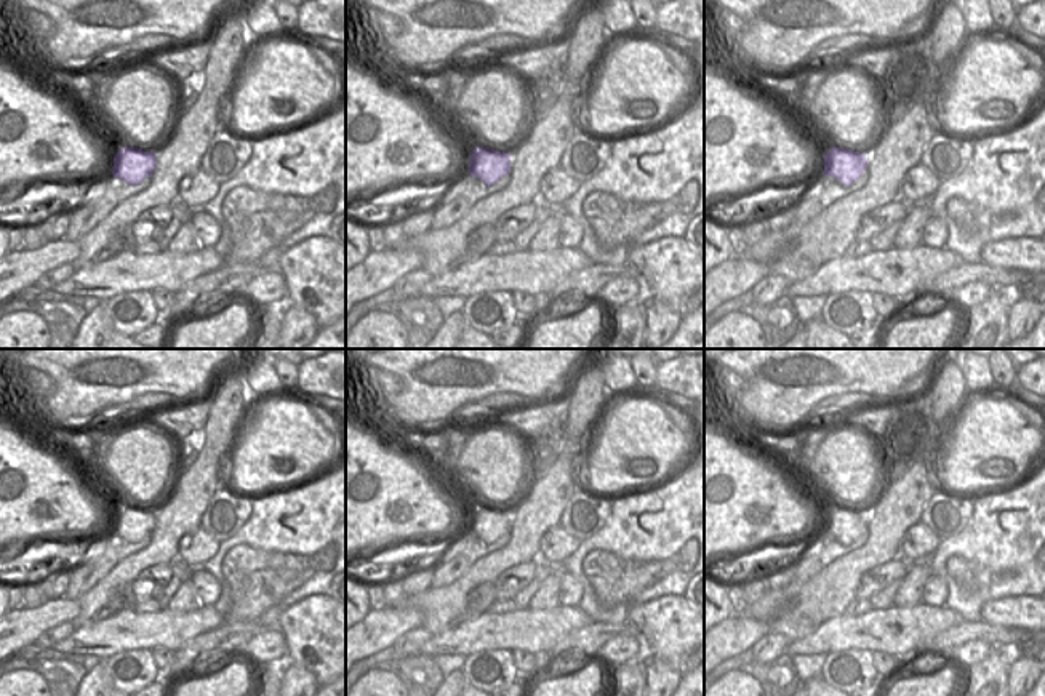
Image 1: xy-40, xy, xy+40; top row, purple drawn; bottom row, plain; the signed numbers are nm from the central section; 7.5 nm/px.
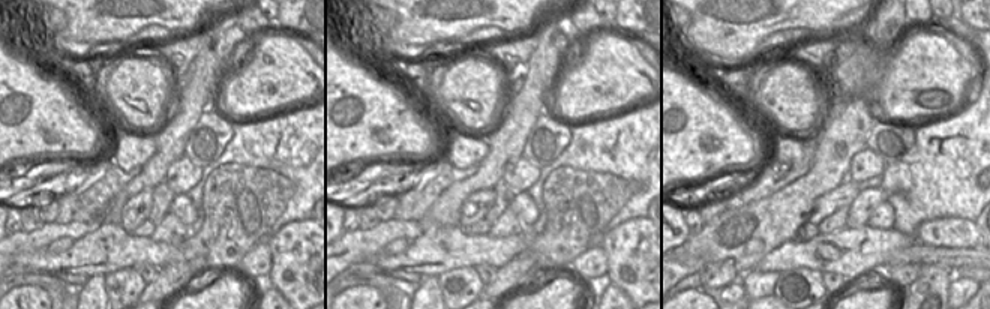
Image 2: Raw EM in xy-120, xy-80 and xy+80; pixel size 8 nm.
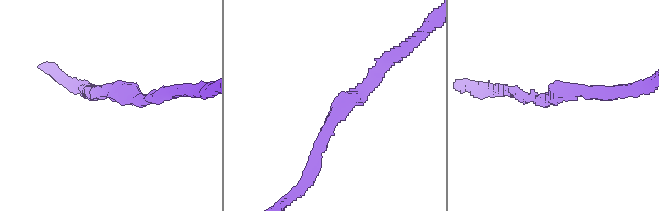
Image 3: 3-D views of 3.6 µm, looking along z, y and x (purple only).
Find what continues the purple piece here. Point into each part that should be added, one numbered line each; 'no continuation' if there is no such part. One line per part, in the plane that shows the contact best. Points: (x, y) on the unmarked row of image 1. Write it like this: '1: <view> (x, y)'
no continuation.

